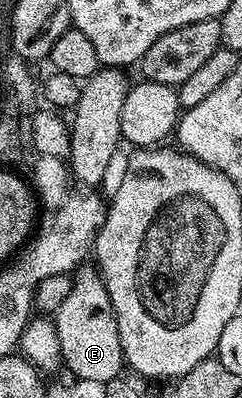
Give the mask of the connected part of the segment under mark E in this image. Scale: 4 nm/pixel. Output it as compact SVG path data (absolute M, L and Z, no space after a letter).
M83 263L75 269L71 278L72 287L69 295L61 301L61 305L53 312L57 339L61 339L62 364L72 374L72 378L81 380L99 380L108 382L118 378L124 372L123 348L121 347L121 335L117 331L117 315L113 311L113 303L109 299L109 291L103 282L103 275L94 264Z

